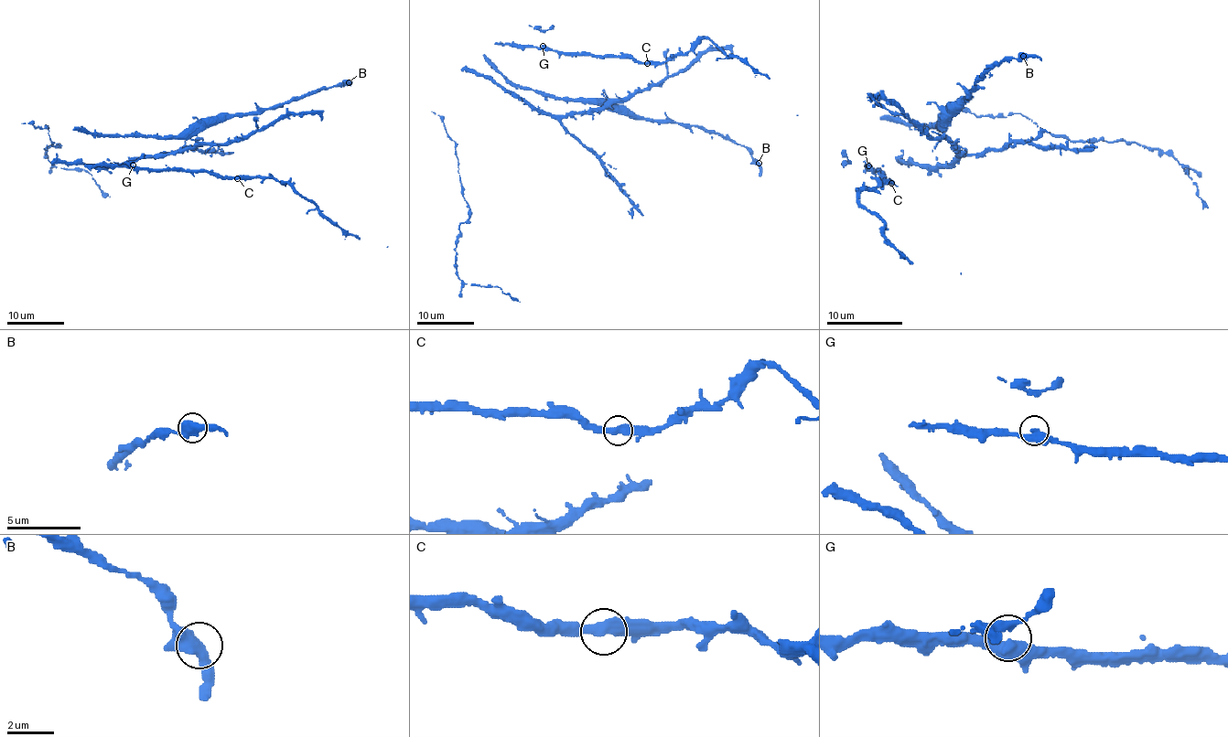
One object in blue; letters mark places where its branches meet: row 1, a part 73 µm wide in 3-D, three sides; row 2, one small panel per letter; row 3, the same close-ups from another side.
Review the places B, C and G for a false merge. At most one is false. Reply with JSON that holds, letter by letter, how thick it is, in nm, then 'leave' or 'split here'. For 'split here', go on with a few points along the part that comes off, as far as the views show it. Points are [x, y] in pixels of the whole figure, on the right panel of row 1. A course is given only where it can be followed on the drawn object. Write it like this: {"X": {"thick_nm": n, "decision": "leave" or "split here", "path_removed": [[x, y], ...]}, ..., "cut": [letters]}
{"B": {"thick_nm": 480, "decision": "leave"}, "C": {"thick_nm": 460, "decision": "leave"}, "G": {"thick_nm": 420, "decision": "leave"}, "cut": []}

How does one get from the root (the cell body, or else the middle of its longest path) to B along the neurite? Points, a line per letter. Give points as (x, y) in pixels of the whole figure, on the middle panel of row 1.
B: (479, 72), (555, 115), (597, 111), (603, 95), (642, 120), (727, 137), (759, 163)

